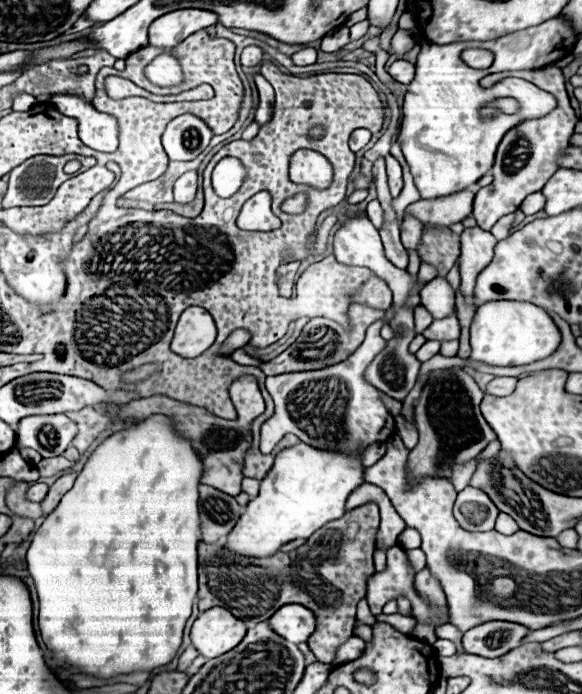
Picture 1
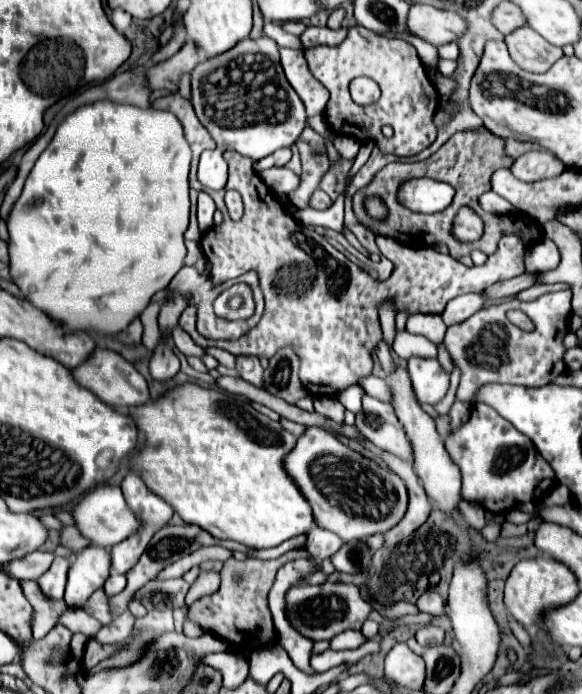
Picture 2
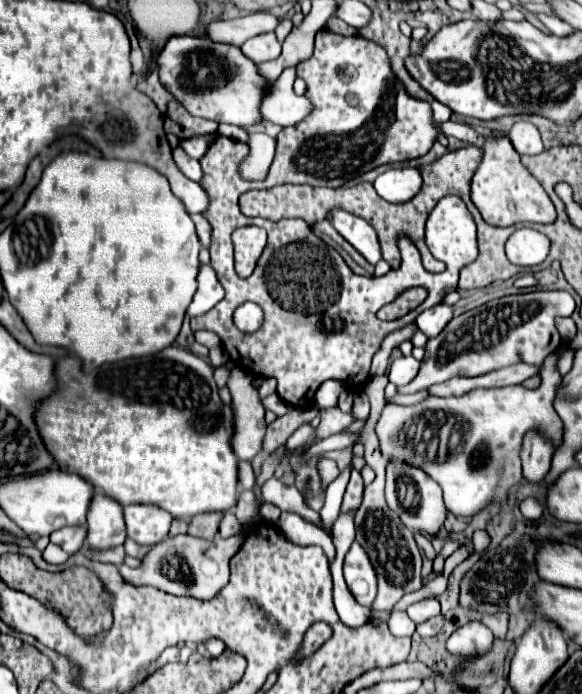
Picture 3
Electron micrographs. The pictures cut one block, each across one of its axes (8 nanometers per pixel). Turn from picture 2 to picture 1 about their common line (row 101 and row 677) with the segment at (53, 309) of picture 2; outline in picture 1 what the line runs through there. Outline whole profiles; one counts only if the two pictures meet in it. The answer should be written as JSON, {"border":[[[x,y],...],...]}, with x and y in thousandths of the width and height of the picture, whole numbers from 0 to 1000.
{"border":[[[261,597],[247,602],[244,608],[220,614],[192,628],[186,628],[151,660],[141,680],[134,683],[127,700],[120,709],[110,712],[103,726],[89,741],[79,744],[72,758],[58,767],[55,784],[48,790],[48,821],[58,833],[65,862],[69,862],[69,888],[65,888],[65,905],[72,914],[76,928],[93,945],[103,945],[107,954],[137,963],[144,971],[162,971],[168,977],[192,977],[203,971],[223,971],[230,965],[265,965],[271,960],[289,957],[302,937],[313,928],[313,911],[316,899],[330,885],[330,873],[340,856],[340,781],[344,775],[344,715],[340,700],[344,689],[351,683],[351,663],[333,648],[330,637],[306,625],[299,617],[299,608],[292,599],[282,597]]]}

